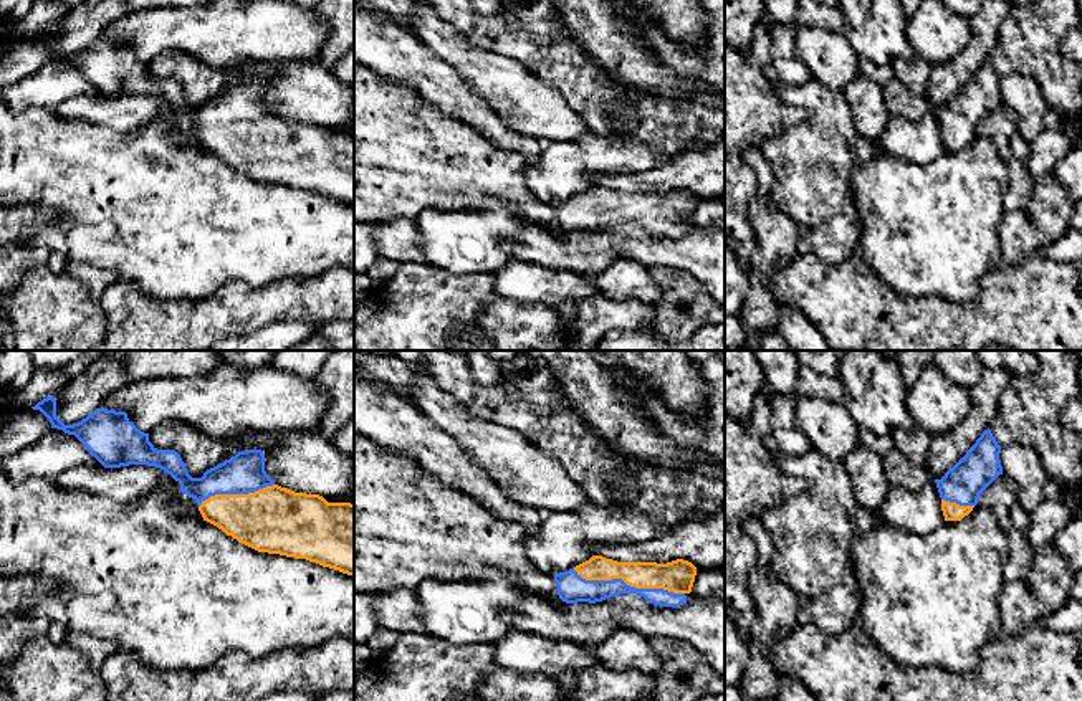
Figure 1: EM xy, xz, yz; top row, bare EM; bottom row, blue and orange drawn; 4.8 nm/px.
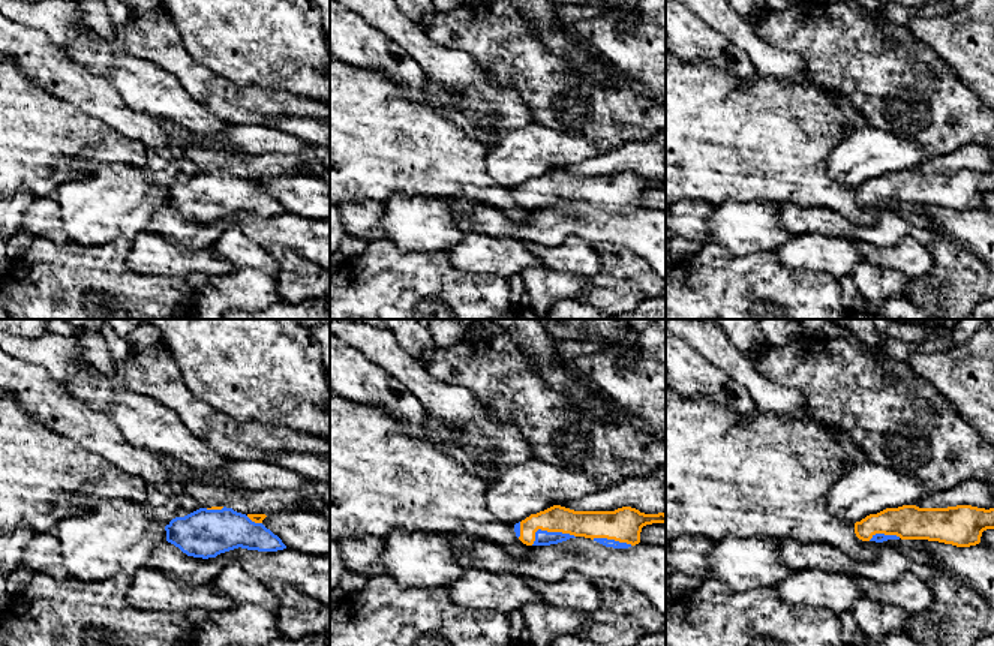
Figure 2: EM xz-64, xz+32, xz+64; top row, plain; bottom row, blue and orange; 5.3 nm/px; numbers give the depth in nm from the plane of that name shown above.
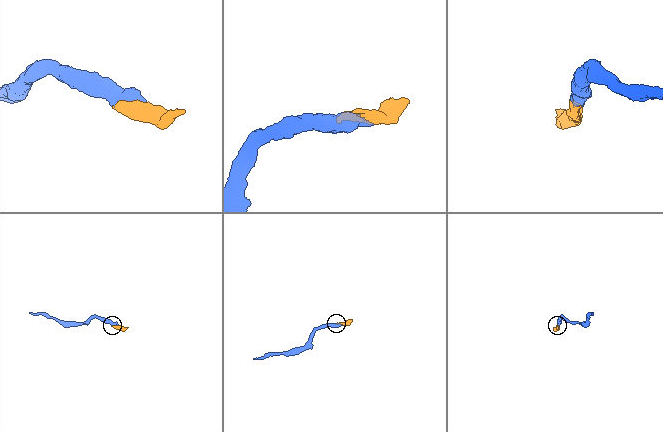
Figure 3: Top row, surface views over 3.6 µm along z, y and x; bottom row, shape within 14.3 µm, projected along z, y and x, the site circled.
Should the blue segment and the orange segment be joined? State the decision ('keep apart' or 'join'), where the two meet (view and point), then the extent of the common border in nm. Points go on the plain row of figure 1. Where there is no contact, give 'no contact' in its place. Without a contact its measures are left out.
join; meets blue in xz at (629, 215); contact 550 nm long

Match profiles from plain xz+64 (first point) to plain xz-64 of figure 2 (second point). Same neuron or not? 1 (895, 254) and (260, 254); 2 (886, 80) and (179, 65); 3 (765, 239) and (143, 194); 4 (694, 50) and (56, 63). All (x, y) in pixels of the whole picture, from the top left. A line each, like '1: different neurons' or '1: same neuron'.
1: same neuron
2: same neuron
3: same neuron
4: same neuron

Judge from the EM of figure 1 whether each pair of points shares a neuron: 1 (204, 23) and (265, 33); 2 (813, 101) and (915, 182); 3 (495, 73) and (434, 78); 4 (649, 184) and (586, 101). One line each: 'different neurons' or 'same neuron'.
1: same neuron
2: different neurons
3: different neurons
4: different neurons

